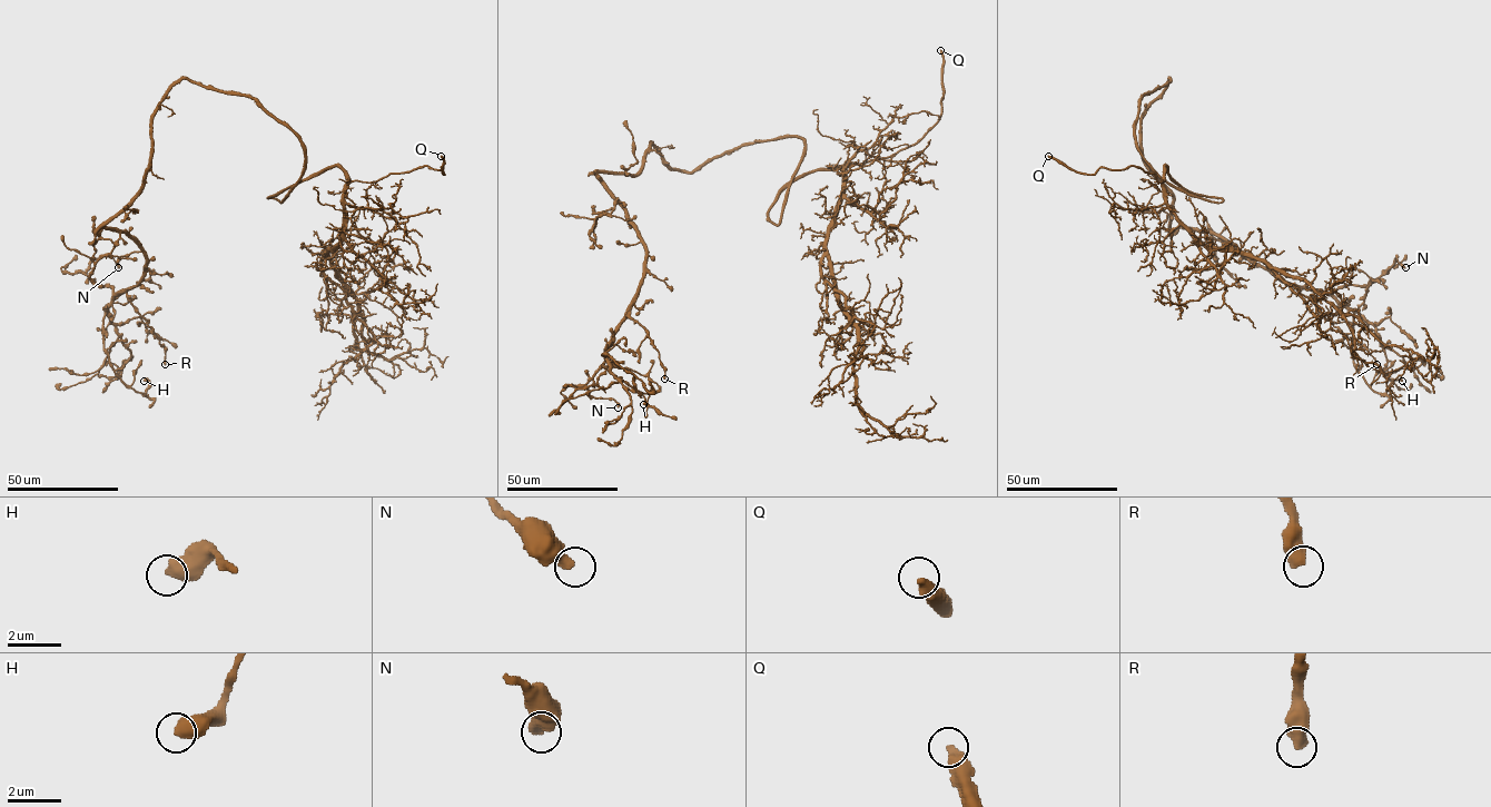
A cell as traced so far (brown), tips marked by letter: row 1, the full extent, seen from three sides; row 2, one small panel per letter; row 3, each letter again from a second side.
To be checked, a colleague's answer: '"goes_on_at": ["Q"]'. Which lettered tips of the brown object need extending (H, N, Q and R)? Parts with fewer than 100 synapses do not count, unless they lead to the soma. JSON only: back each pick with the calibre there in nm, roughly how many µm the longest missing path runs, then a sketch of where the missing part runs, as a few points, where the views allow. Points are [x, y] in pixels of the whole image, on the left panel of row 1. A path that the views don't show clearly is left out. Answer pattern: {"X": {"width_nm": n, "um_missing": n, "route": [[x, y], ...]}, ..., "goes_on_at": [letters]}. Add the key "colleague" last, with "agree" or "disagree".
{"Q": {"width_nm": 460, "um_missing": 25, "route": [[441, 156], [415, 155], [412, 149]]}, "goes_on_at": ["Q"], "colleague": "agree"}

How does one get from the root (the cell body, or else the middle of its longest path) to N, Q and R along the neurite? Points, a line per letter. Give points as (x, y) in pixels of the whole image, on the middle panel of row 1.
N: (786, 138), (690, 171), (651, 143), (635, 174), (595, 171), (645, 251), (635, 302), (584, 385), (618, 407)
Q: (786, 138), (803, 140), (805, 157), (776, 225), (768, 209), (792, 181), (921, 138), (941, 112), (940, 50)
R: (786, 138), (690, 171), (651, 143), (635, 174), (595, 171), (644, 246), (626, 316), (664, 379)

